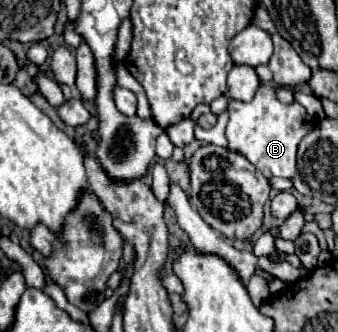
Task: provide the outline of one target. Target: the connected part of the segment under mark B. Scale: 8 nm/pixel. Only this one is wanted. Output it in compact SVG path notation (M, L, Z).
M261 85L255 97L249 103L229 101L229 123L225 137L229 147L245 155L267 179L269 177L287 177L291 179L297 171L297 145L301 139L313 131L315 119L311 119L297 101L285 105L275 97L275 89Z

